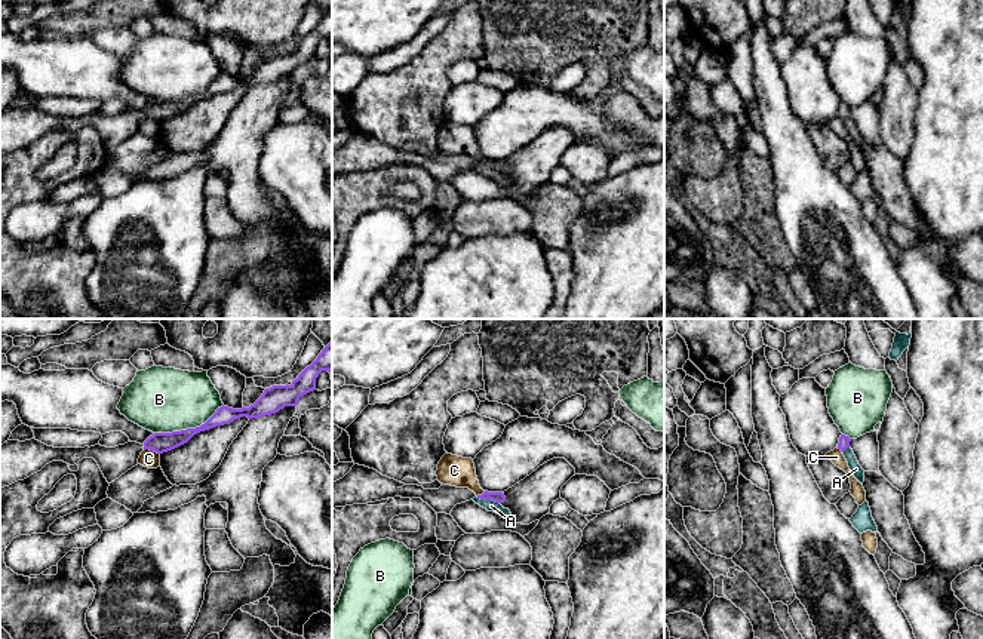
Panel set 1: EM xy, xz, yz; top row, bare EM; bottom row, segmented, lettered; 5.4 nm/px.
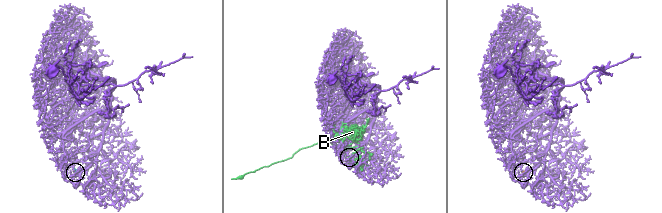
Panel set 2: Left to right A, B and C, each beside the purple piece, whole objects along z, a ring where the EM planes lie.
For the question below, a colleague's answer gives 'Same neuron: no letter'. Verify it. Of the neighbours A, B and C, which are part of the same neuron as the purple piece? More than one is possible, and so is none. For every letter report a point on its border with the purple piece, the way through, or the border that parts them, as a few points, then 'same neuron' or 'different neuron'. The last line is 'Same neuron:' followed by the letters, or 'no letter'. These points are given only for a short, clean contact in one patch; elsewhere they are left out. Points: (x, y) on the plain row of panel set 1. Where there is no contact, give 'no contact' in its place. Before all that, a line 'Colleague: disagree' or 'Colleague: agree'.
Colleague: agree
A: xz (488, 166) | along xz (476, 165), (498, 171) | different neuron
B: xy (189, 97) | different neuron
C: xy (151, 117) | along xy (144, 116), (159, 122) | different neuron
Same neuron: no letter

